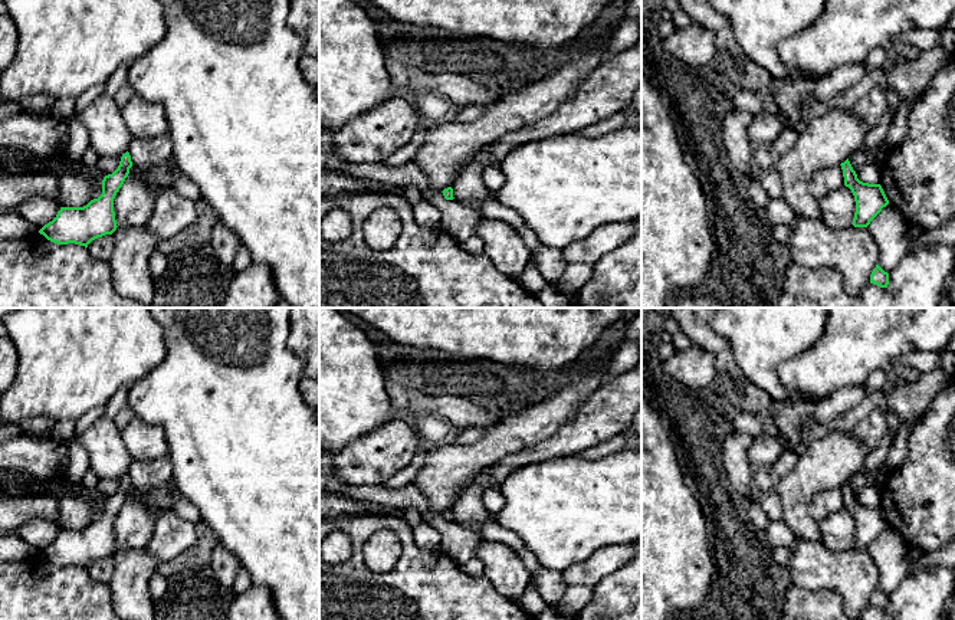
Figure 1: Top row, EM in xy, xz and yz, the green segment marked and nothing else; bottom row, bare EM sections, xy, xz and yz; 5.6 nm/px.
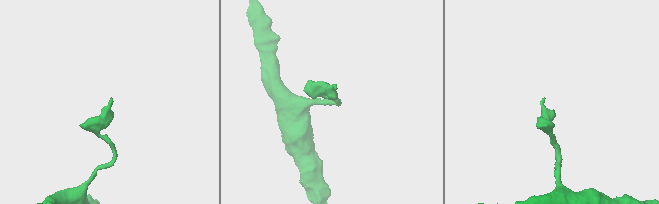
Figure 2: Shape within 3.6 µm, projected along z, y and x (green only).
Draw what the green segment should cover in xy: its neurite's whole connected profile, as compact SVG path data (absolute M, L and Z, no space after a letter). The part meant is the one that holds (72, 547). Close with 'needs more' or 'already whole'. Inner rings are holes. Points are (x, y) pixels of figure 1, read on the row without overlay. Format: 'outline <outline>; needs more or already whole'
outline M122 476L118 491L104 499L102 516L83 529L60 529L56 539L45 547L39 555L58 567L88 567L116 552L114 521L122 509L132 489L131 478Z; already whole

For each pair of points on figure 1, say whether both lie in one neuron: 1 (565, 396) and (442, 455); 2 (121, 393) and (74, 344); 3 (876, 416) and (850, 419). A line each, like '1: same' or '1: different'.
1: same
2: different
3: different

